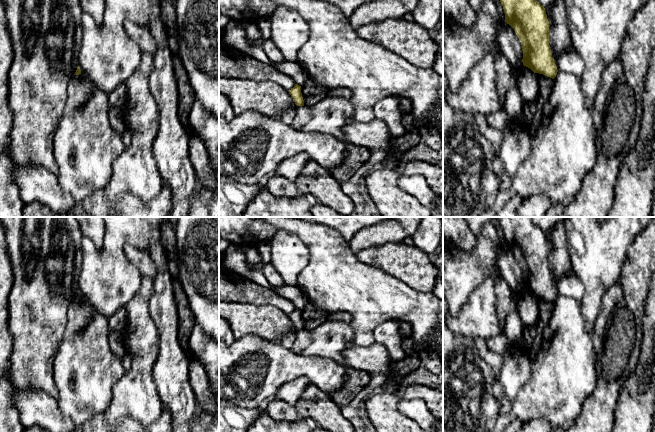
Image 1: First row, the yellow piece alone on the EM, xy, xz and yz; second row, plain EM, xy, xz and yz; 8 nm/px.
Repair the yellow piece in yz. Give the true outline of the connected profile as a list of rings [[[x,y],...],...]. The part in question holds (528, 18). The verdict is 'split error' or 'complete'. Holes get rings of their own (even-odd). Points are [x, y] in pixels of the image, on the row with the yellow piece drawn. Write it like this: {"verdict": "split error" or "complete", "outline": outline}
{"verdict": "complete", "outline": [[[500,0],[505,22],[518,36],[523,65],[534,73],[554,79],[558,69],[549,45],[549,21],[545,8],[536,0]]]}

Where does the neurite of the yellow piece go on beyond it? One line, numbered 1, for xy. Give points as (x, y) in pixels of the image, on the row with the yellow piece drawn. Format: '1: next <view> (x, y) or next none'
1: next none

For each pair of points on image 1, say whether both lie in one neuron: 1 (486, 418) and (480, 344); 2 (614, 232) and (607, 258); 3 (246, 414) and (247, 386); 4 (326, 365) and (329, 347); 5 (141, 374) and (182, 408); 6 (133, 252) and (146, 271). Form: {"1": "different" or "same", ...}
{"1": "different", "2": "same", "3": "different", "4": "different", "5": "different", "6": "same"}

